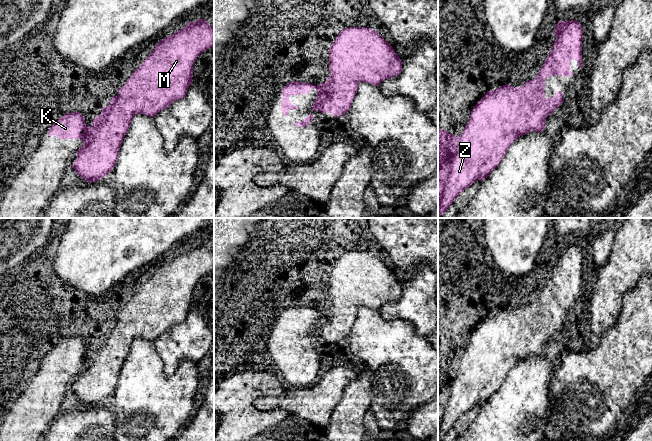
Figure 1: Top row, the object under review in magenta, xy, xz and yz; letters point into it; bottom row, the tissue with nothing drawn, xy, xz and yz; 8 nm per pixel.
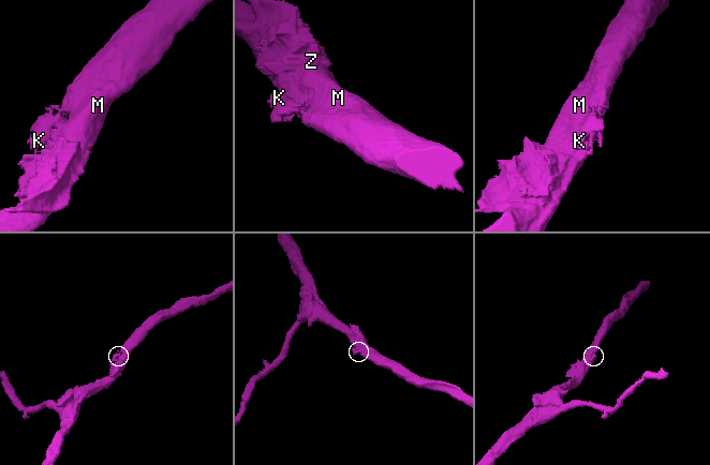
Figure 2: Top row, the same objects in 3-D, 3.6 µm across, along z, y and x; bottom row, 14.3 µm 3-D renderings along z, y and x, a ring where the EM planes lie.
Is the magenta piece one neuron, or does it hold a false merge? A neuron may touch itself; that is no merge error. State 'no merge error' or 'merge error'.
no merge error

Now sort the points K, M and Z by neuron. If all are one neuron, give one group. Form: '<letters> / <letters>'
K M Z

